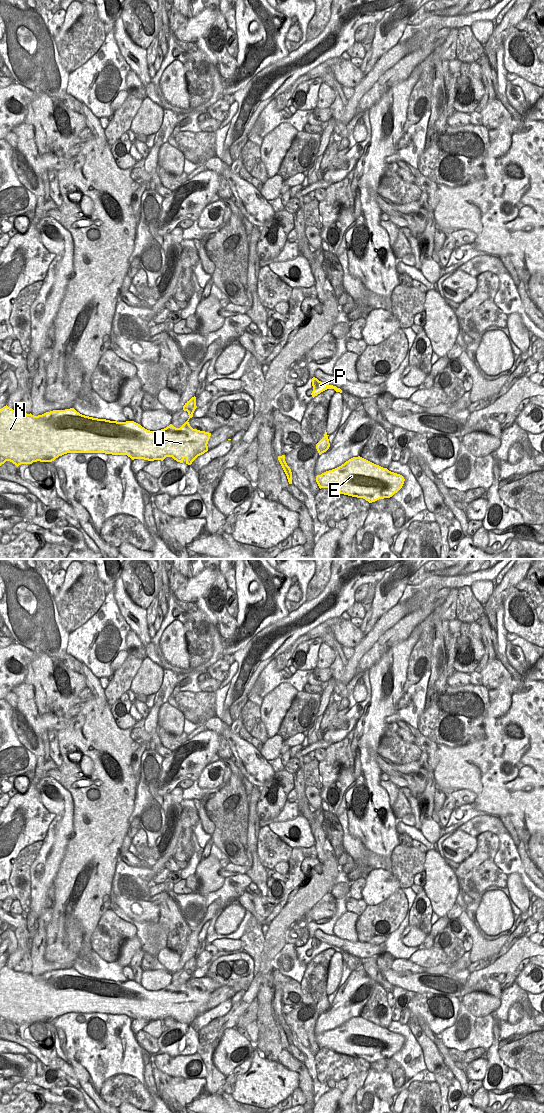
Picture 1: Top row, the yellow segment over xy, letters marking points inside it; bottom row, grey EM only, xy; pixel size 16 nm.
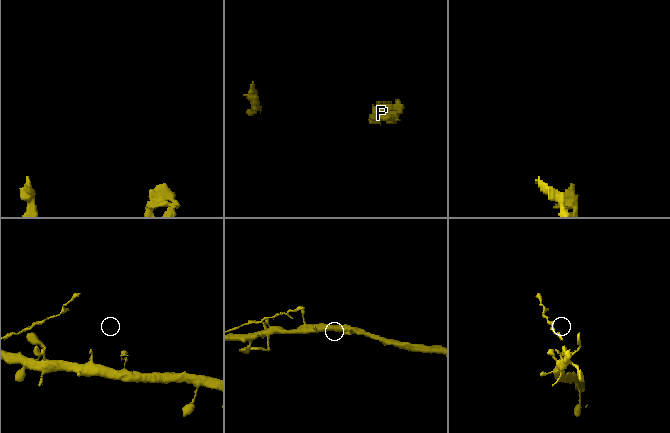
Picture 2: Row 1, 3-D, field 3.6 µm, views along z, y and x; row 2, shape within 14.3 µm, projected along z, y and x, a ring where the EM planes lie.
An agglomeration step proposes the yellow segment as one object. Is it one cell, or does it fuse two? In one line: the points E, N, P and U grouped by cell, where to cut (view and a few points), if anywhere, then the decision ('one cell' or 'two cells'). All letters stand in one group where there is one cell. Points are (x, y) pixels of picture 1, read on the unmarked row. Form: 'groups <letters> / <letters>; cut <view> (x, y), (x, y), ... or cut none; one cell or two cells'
groups E N P U; cut none; one cell

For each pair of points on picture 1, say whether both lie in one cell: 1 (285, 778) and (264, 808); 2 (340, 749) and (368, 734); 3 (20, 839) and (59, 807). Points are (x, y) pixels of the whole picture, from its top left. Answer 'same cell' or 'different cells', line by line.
1: same cell
2: different cells
3: different cells

